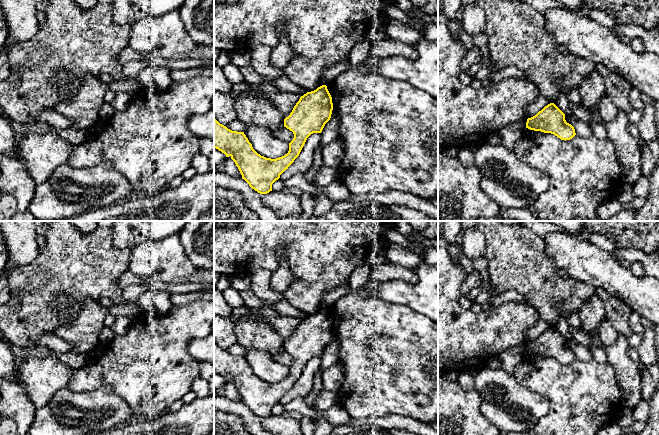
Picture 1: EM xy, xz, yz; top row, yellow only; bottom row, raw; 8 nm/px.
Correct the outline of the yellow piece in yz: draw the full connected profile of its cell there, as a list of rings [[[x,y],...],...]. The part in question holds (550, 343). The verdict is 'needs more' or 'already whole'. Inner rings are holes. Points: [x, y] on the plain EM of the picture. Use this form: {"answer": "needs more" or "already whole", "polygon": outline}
{"answer": "already whole", "polygon": [[[554,327],[548,328],[535,340],[528,342],[526,352],[551,357],[565,365],[576,359],[574,351],[566,346],[565,338]]]}

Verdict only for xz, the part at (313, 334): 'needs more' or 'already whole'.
already whole

